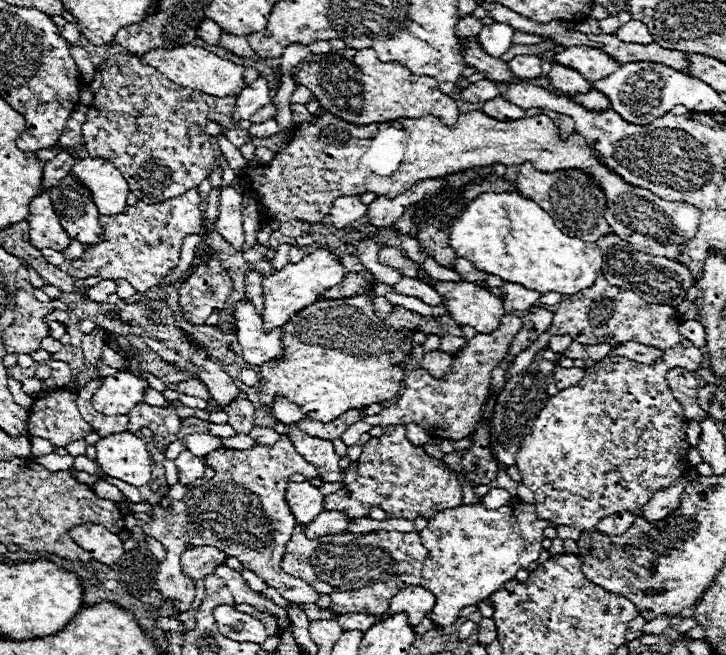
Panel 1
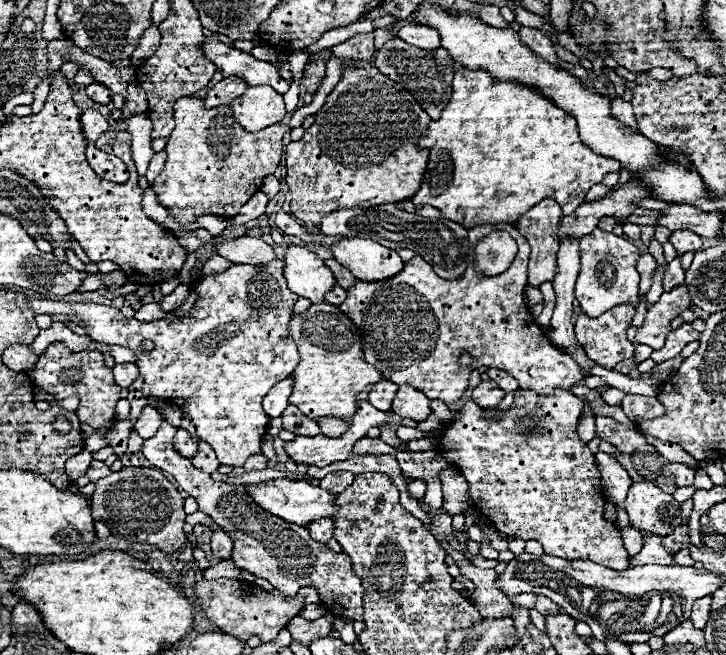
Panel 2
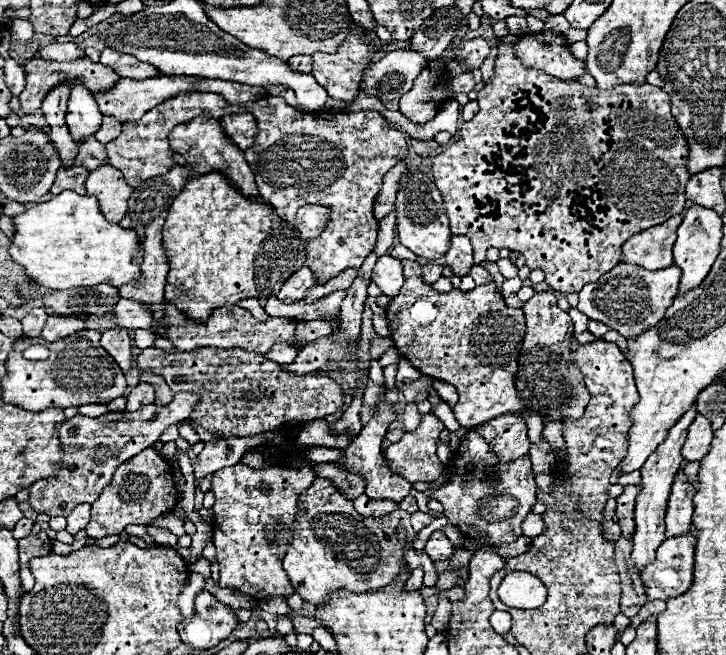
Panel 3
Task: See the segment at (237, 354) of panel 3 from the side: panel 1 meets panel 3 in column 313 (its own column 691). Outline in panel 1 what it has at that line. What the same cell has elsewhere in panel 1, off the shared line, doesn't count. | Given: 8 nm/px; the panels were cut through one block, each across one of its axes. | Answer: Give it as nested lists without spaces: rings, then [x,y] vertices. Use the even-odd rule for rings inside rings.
[[[672,368],[666,374],[666,382],[672,388],[672,394],[678,398],[678,402],[684,408],[684,416],[688,420],[694,422],[702,422],[702,418],[706,418],[706,410],[702,410],[698,406],[696,400],[696,392],[698,392],[698,380],[694,378],[692,372],[684,370],[684,368]]]

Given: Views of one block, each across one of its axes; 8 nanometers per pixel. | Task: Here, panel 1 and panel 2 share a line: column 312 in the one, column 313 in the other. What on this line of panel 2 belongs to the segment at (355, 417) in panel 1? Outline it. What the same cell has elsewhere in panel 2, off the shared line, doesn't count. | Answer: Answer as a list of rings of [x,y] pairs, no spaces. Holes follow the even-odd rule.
[[[288,406],[282,414],[282,422],[284,422],[284,430],[292,432],[296,436],[316,436],[320,434],[320,426],[318,422],[312,422],[310,418],[306,418],[296,406]]]

